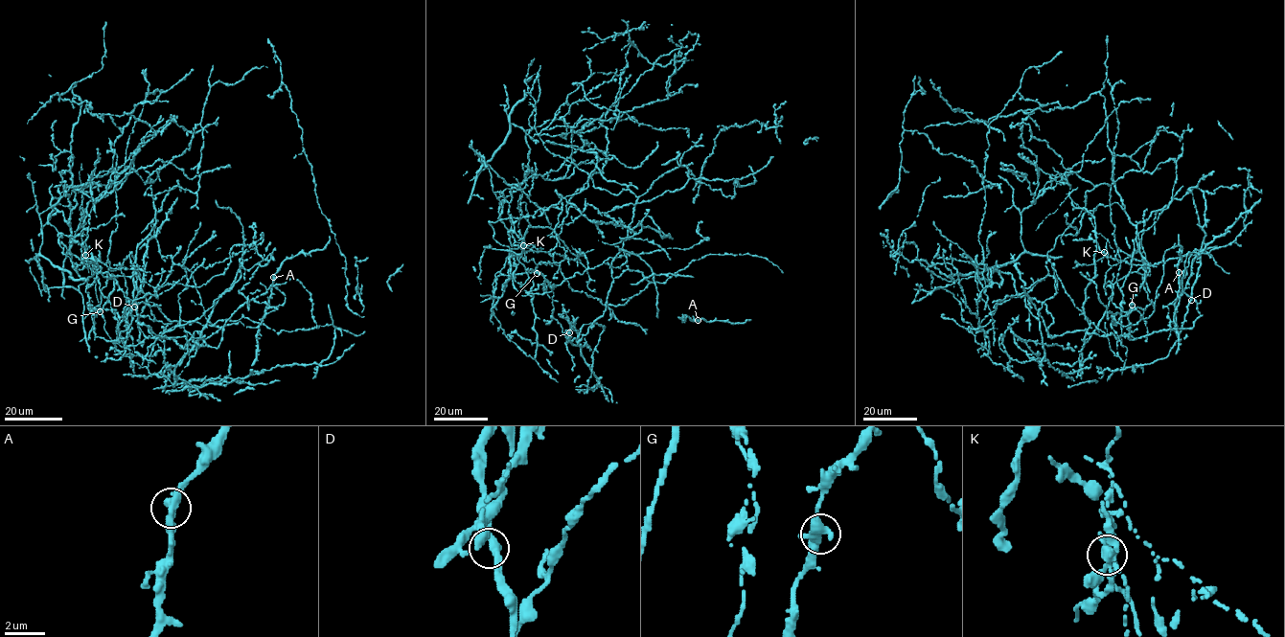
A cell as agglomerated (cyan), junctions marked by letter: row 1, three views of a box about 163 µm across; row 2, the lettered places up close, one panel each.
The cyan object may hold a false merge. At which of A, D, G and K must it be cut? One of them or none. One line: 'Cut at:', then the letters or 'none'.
Cut at: K

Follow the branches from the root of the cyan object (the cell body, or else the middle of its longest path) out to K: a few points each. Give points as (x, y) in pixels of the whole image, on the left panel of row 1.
K: (41, 225), (68, 187), (112, 167), (143, 101), (124, 169), (72, 239), (84, 280), (84, 256)

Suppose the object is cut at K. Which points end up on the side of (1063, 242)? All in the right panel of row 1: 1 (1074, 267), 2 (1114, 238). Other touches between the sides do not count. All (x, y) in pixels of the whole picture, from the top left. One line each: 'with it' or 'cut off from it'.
1: cut off from it
2: with it

